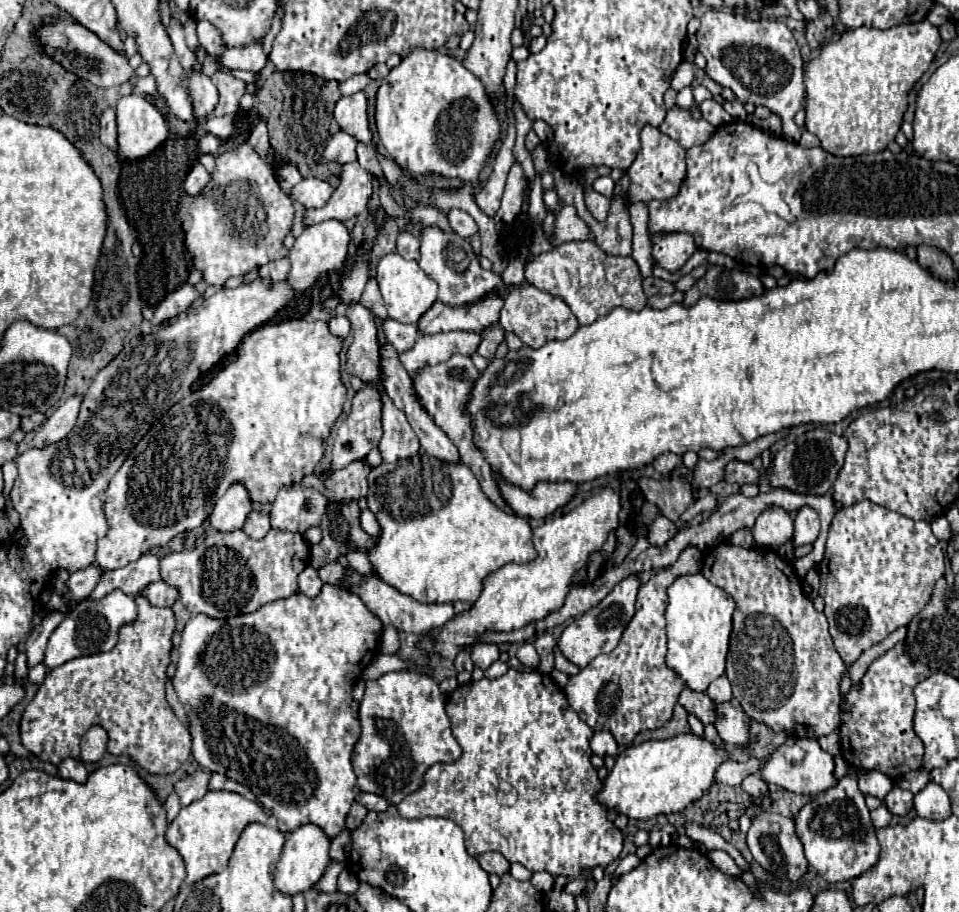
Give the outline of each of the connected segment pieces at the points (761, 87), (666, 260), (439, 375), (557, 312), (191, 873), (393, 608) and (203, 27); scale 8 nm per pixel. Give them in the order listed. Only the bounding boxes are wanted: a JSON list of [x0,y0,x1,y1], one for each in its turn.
[[696,9,804,143],[652,233,696,271],[412,355,512,511],[500,283,580,349],[166,791,268,883],[346,573,472,635],[198,21,226,55]]

